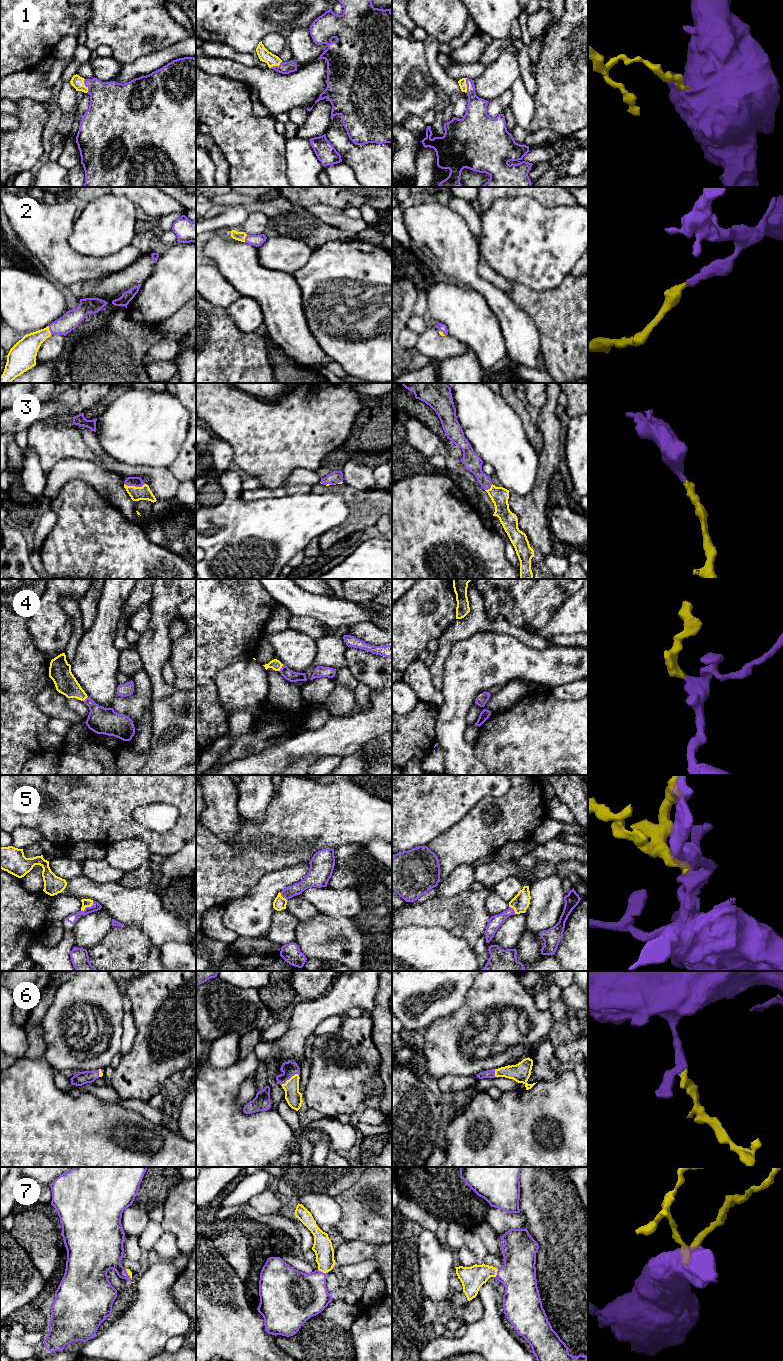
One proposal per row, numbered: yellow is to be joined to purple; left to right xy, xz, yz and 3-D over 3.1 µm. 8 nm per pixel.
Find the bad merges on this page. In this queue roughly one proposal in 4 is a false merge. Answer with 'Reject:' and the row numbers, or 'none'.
Reject: none

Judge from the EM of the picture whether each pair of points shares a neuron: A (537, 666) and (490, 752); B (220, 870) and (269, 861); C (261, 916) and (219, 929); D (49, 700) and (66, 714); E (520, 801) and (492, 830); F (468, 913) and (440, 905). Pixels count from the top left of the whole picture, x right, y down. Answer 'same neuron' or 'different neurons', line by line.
A: different neurons
B: same neuron
C: different neurons
D: same neuron
E: same neuron
F: same neuron

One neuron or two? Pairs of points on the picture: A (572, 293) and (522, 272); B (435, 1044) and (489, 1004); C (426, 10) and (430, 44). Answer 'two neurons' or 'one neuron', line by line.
A: two neurons
B: one neuron
C: two neurons

